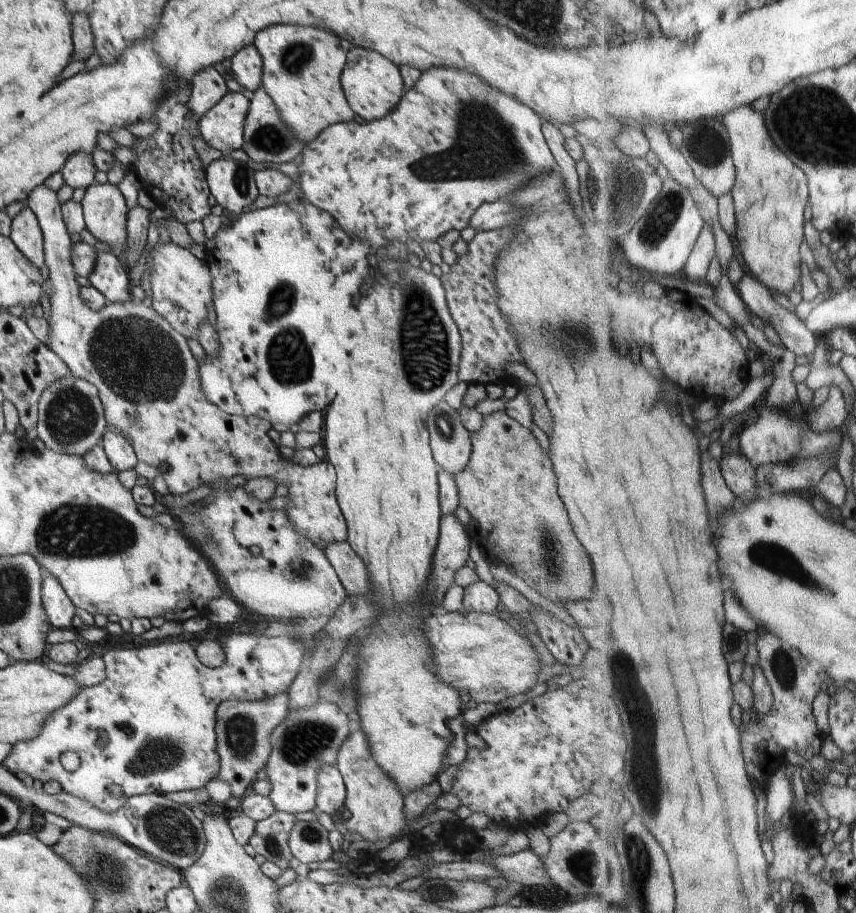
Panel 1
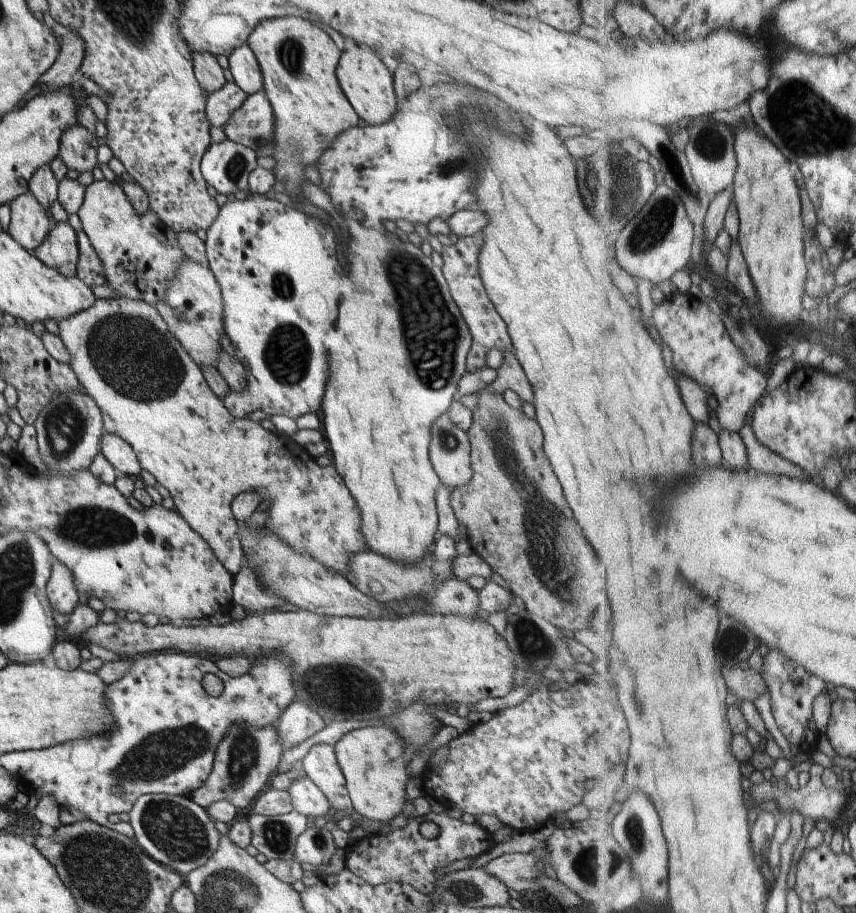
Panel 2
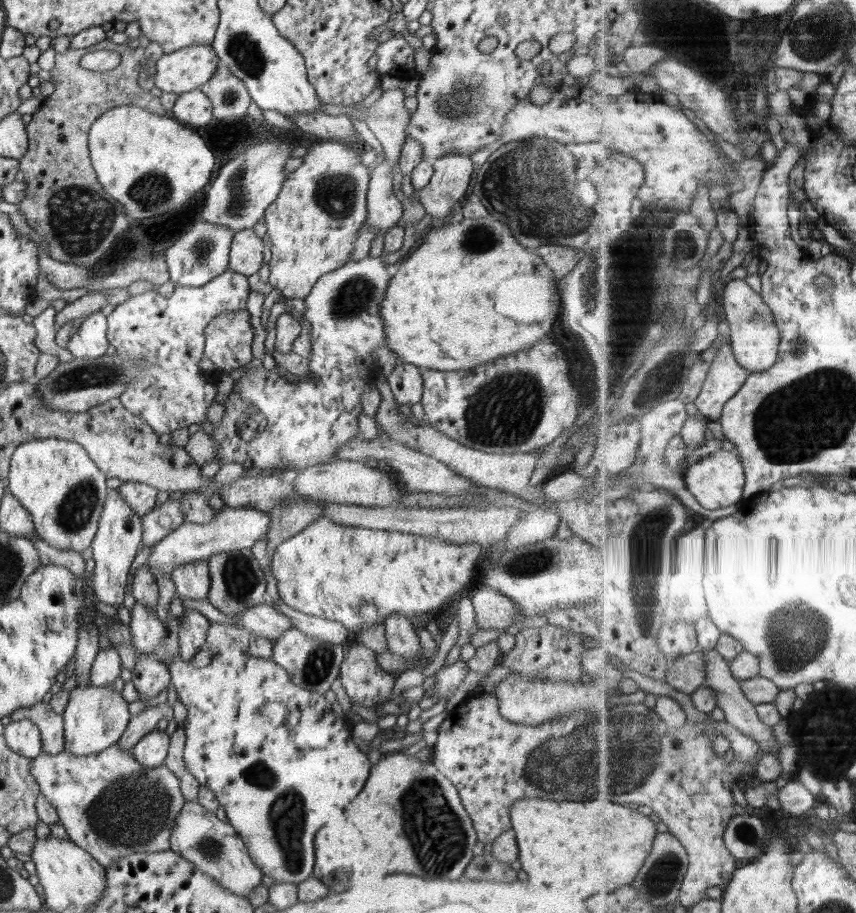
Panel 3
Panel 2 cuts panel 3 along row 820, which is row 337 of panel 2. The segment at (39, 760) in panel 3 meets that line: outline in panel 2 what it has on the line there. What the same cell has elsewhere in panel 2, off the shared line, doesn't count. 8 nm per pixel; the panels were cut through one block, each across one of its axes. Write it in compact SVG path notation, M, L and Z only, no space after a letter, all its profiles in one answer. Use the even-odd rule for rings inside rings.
M117 298L109 300L96 300L96 303L92 308L88 308L83 312L78 312L77 314L72 314L72 316L67 316L64 320L58 322L59 328L59 339L61 343L64 344L65 349L68 350L72 362L69 363L70 368L78 382L80 382L81 387L84 388L85 393L96 402L96 406L100 408L102 412L103 419L103 431L105 433L113 433L120 436L123 440L126 440L138 461L140 466L145 471L148 471L158 483L160 483L172 496L176 509L178 509L179 514L186 520L186 523L202 540L208 542L208 546L212 548L212 552L216 554L216 558L224 564L224 568L235 576L234 587L233 587L233 604L239 604L244 607L245 611L248 613L266 613L269 611L274 611L274 608L282 605L283 602L280 598L276 598L274 594L266 592L267 588L262 586L260 577L256 574L255 570L250 568L247 563L247 556L243 553L240 546L240 538L238 538L238 526L237 520L234 518L231 510L231 503L238 494L242 492L258 492L262 499L268 500L270 502L270 508L268 508L267 514L268 519L265 527L270 528L276 536L280 536L280 540L284 544L288 544L294 552L300 552L300 554L308 554L312 556L314 560L318 560L320 564L324 564L326 568L338 572L338 574L346 574L348 572L348 560L352 554L358 554L358 552L367 552L368 546L366 546L366 540L360 532L360 510L356 506L356 500L350 496L348 488L344 486L344 480L340 478L340 474L330 466L323 468L318 464L317 460L307 452L305 447L301 447L300 444L296 444L296 440L285 437L283 435L274 434L268 430L264 430L259 423L259 417L251 418L235 418L226 409L221 398L217 398L216 394L212 392L206 378L204 378L201 369L198 364L192 360L192 356L186 352L184 346L178 342L174 337L174 334L170 332L168 324L162 319L162 316L158 313L158 310L154 305L146 304L142 300L129 300L128 298Z

